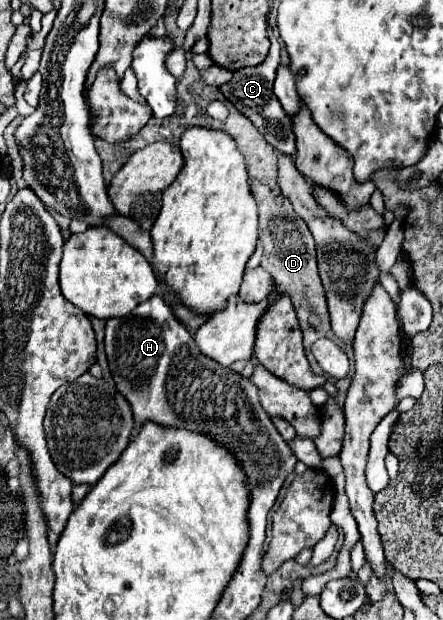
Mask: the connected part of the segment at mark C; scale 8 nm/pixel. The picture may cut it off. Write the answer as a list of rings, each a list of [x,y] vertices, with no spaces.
[[[271,38],[271,50],[269,50],[269,56],[265,62],[261,62],[259,66],[253,66],[253,68],[241,68],[237,72],[233,72],[233,78],[229,82],[225,82],[225,86],[219,86],[219,92],[243,114],[247,116],[257,128],[259,132],[265,136],[265,140],[293,156],[295,154],[295,138],[293,138],[293,126],[291,126],[291,118],[285,114],[285,110],[281,108],[281,104],[277,102],[277,96],[273,94],[273,80],[275,80],[275,74],[277,74],[277,66],[279,66],[279,42],[277,38]]]

